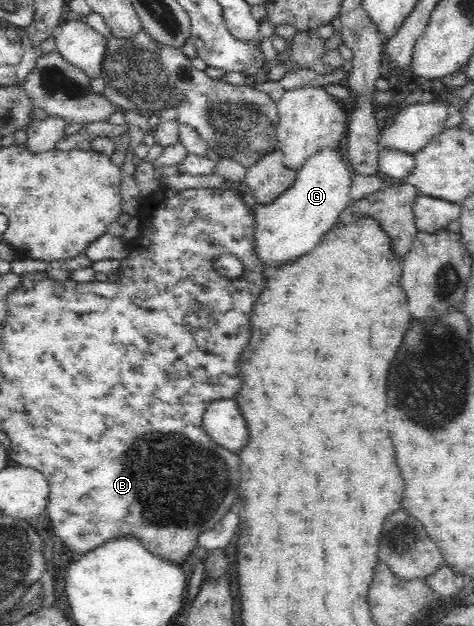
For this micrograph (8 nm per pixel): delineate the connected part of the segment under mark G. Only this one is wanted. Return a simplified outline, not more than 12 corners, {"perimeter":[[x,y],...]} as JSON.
{"perimeter":[[340,154],[310,155],[293,186],[257,204],[267,276],[308,254],[351,202]]}

